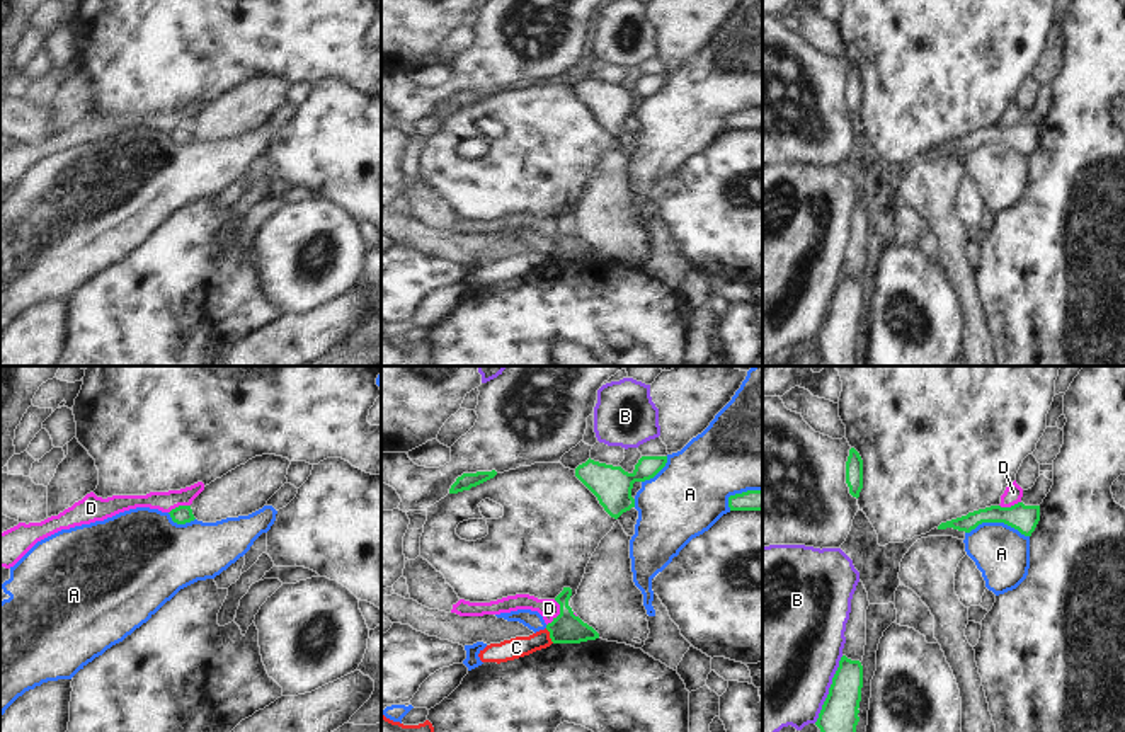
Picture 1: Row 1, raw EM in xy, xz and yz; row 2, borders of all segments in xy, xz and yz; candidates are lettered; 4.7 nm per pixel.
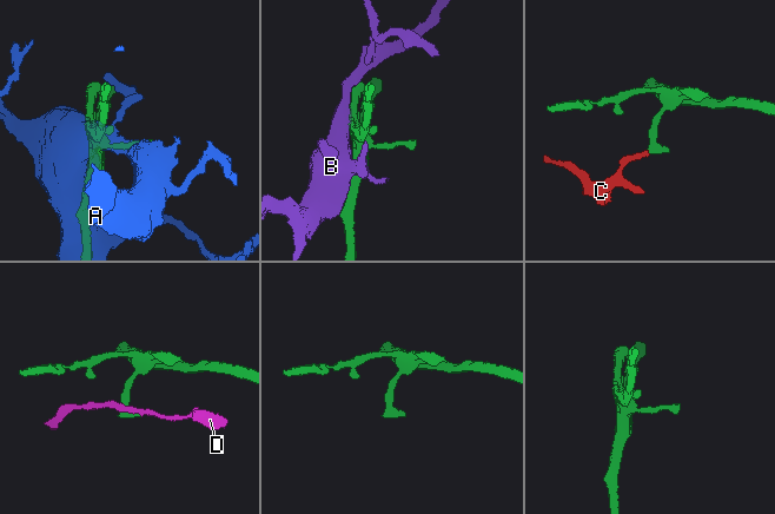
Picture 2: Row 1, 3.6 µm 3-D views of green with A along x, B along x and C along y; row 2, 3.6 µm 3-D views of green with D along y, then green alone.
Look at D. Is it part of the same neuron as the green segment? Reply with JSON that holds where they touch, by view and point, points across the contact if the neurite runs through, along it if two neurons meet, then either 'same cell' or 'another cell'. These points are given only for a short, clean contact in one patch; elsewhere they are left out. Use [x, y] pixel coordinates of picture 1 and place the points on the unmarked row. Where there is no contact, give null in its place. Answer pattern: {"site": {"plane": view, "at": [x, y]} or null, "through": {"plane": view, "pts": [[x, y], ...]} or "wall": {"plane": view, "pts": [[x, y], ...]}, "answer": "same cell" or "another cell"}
{"site": {"plane": "xz", "at": [560, 232]}, "wall": {"plane": "xz", "pts": [[555, 218], [559, 232], [547, 244]]}, "answer": "another cell"}

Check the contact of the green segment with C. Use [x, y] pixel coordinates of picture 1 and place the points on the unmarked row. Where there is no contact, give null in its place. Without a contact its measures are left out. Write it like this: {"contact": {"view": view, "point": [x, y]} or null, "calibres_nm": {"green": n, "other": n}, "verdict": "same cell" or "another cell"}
{"contact": {"view": "xz", "point": [550, 254]}, "calibres_nm": {"green": 140, "other": 100}, "verdict": "another cell"}

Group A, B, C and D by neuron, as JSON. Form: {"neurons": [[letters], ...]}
{"neurons": [["A"], ["B"], ["C"], ["D"]]}

